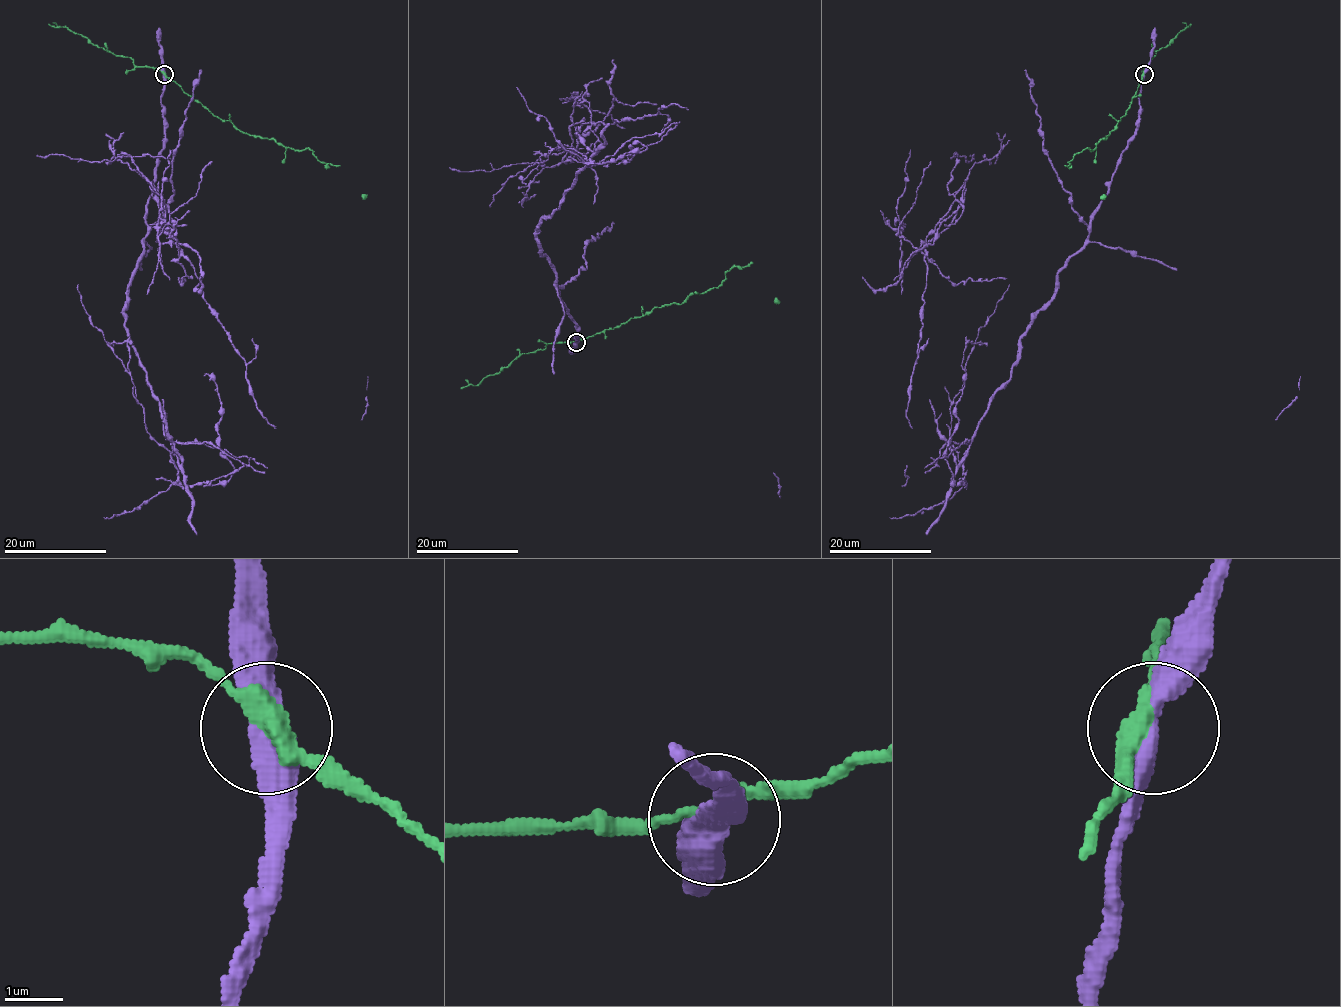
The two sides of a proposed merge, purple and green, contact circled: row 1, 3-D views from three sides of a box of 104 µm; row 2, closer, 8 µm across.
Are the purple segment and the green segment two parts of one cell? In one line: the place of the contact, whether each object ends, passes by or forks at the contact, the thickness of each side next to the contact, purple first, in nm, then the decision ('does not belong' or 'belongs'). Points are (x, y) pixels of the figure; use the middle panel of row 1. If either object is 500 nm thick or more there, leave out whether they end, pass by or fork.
place (576, 342); purple passes by; green passes by; calibres 400 and 320 nm; does not belong

